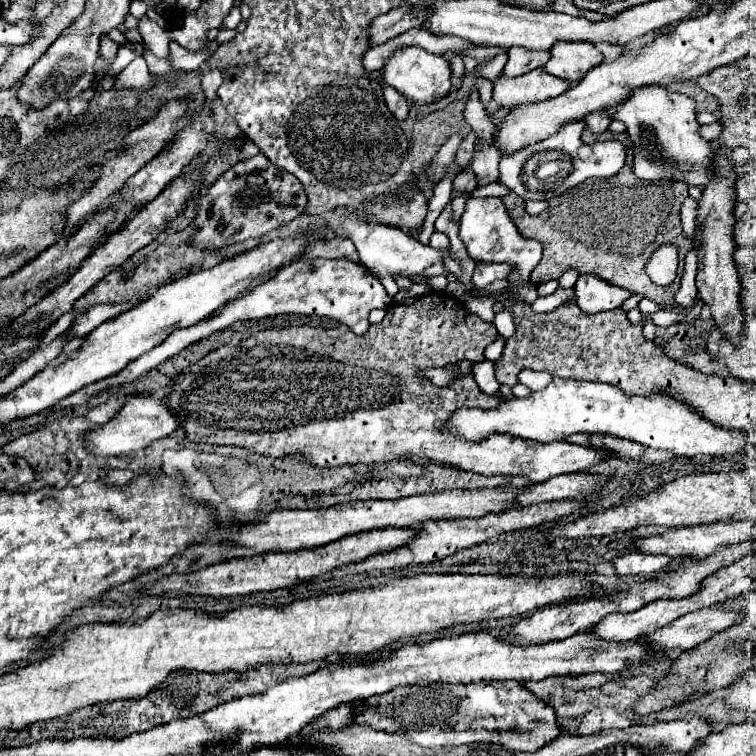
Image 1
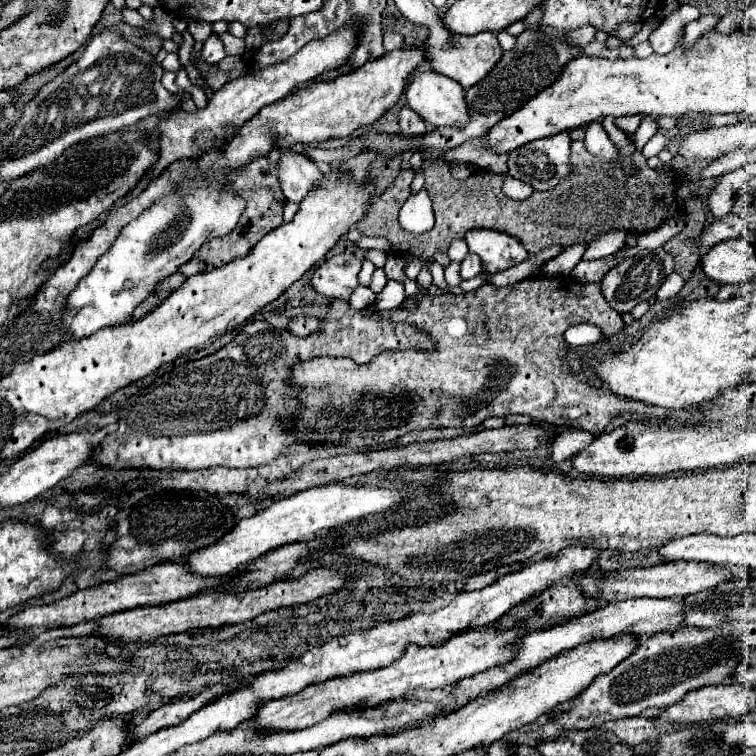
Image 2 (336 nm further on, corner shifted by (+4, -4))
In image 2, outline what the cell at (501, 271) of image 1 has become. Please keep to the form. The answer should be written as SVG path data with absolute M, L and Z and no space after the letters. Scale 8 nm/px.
M468 254L462 262L460 262L460 278L462 280L468 280L468 278L474 278L478 274L482 274L484 268L480 264L480 258L474 256L474 254Z

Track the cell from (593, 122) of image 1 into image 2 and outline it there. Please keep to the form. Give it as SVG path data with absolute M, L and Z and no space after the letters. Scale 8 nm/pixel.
M592 122L586 128L586 140L584 140L584 144L586 144L586 150L592 156L600 158L600 160L604 160L604 158L618 160L618 148L610 142L610 138L608 138L608 134L602 128L600 122Z

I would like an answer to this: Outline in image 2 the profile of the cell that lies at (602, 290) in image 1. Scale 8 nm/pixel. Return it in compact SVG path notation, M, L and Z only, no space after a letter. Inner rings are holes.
M658 248L658 250L642 250L640 254L620 262L616 268L612 268L600 288L602 288L602 296L606 298L606 302L620 314L624 312L630 312L634 306L638 306L640 302L646 302L648 298L652 298L658 288L664 284L664 280L674 272L674 258L664 252L664 248ZM616 288L618 288L618 296L616 296Z

